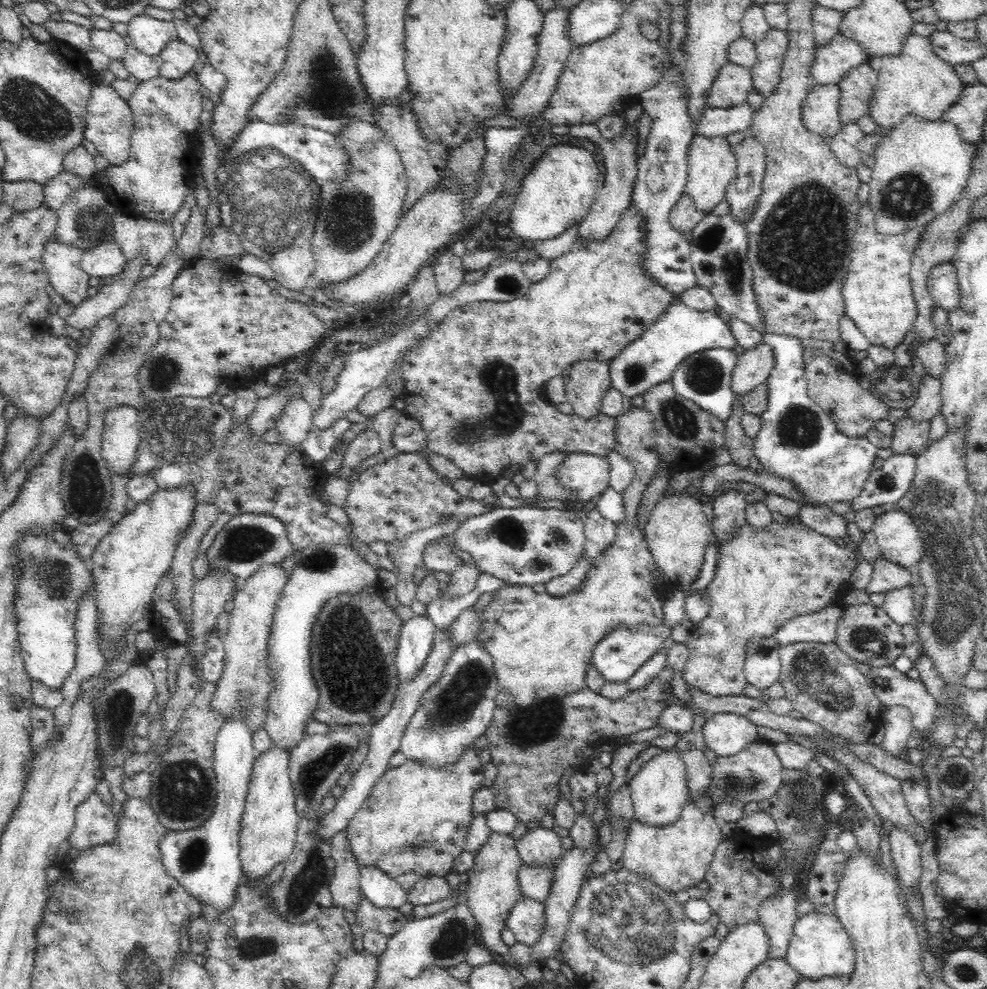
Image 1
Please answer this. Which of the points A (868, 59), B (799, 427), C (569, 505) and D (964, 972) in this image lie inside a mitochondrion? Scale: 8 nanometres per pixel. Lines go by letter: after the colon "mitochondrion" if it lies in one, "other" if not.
A: other
B: mitochondrion
C: other
D: mitochondrion

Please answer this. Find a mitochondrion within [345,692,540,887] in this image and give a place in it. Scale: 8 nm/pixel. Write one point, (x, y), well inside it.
(417, 846)

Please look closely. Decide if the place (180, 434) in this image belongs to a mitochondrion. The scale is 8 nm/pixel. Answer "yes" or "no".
yes

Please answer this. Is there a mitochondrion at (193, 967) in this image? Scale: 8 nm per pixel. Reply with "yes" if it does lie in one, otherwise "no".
no

